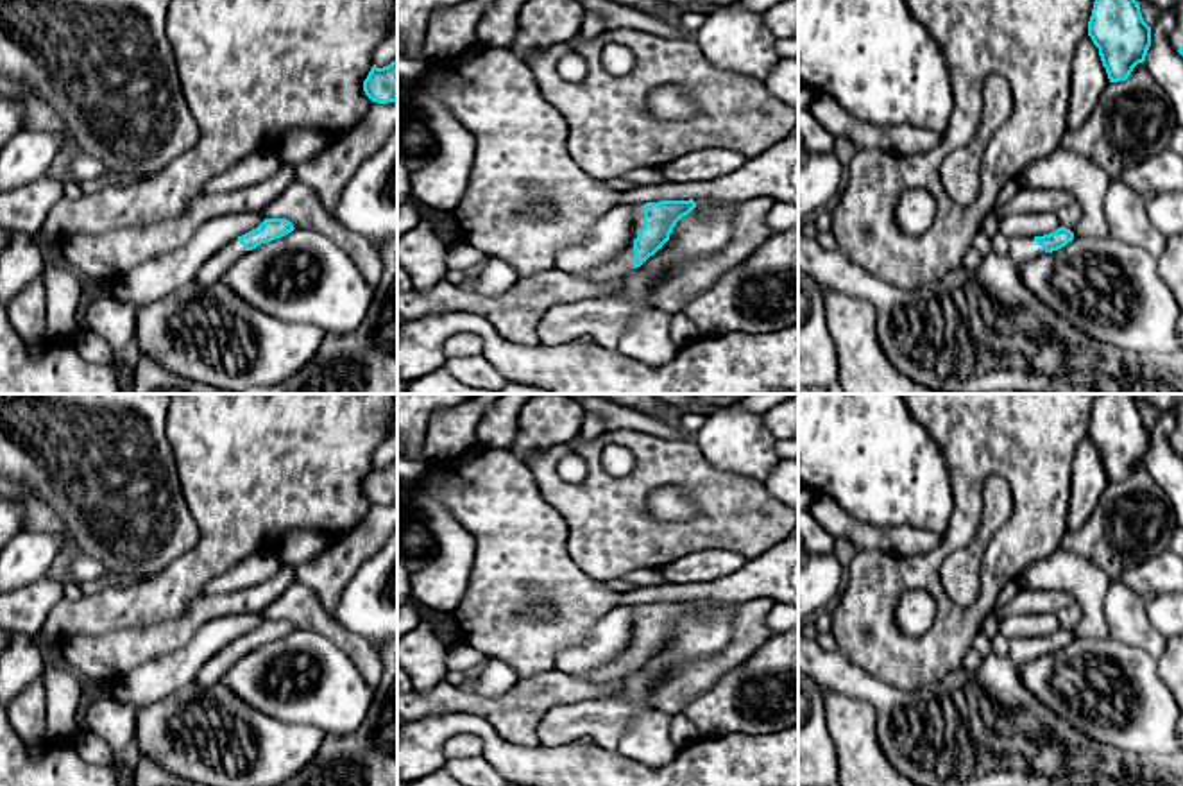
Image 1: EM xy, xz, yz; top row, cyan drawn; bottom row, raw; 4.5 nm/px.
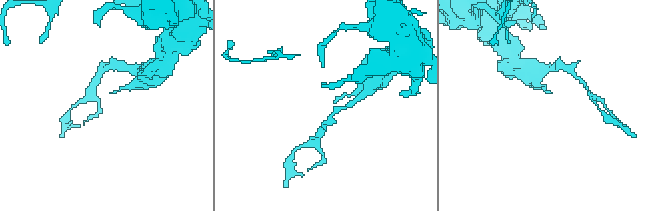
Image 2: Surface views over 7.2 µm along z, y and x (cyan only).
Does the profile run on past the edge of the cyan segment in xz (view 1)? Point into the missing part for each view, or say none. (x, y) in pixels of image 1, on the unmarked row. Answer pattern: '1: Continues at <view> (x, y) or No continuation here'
1: Continues at xz (623, 665)

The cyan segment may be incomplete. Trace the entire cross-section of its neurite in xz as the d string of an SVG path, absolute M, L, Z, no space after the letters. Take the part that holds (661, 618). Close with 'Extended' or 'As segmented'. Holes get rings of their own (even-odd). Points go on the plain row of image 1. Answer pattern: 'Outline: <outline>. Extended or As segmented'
Outline: M693 600L635 605L632 614L634 637L626 650L580 679L589 682L607 682L626 677L662 650L677 623L694 609L696 603Z. Extended

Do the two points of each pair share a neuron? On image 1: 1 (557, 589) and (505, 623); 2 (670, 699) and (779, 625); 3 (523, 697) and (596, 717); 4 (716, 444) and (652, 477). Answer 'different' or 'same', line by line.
1: same
2: different
3: different
4: different

